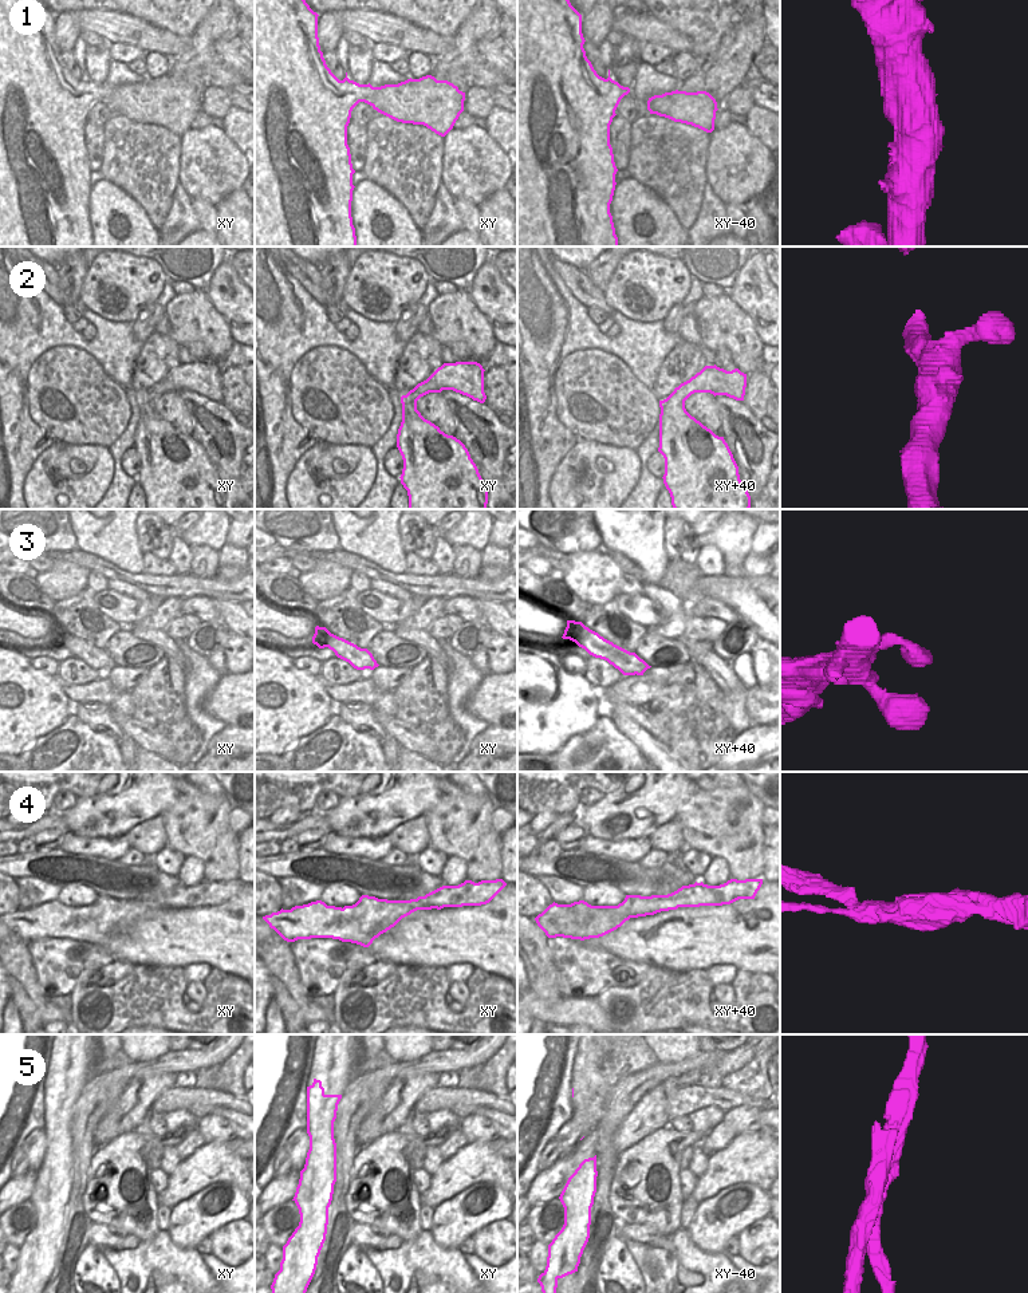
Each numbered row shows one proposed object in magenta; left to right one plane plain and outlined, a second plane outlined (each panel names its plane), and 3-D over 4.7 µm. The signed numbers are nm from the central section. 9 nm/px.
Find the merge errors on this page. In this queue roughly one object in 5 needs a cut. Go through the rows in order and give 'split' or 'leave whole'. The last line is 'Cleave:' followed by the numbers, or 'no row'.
1: leave whole
2: leave whole
3: leave whole
4: split
5: split
Cleave: 4, 5

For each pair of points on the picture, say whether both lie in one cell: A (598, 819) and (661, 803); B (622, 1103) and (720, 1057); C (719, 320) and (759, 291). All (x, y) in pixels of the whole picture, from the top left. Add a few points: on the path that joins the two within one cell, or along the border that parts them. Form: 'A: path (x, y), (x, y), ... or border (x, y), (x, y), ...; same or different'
A: path (614, 812), (645, 805); same
B: path (646, 1079), (666, 1069), (676, 1069), (696, 1063); same
C: border (725, 291), (751, 319), (756, 332); different

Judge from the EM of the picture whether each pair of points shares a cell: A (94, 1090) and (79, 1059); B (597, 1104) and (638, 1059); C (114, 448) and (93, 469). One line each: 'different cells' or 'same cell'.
A: different cells
B: different cells
C: different cells

